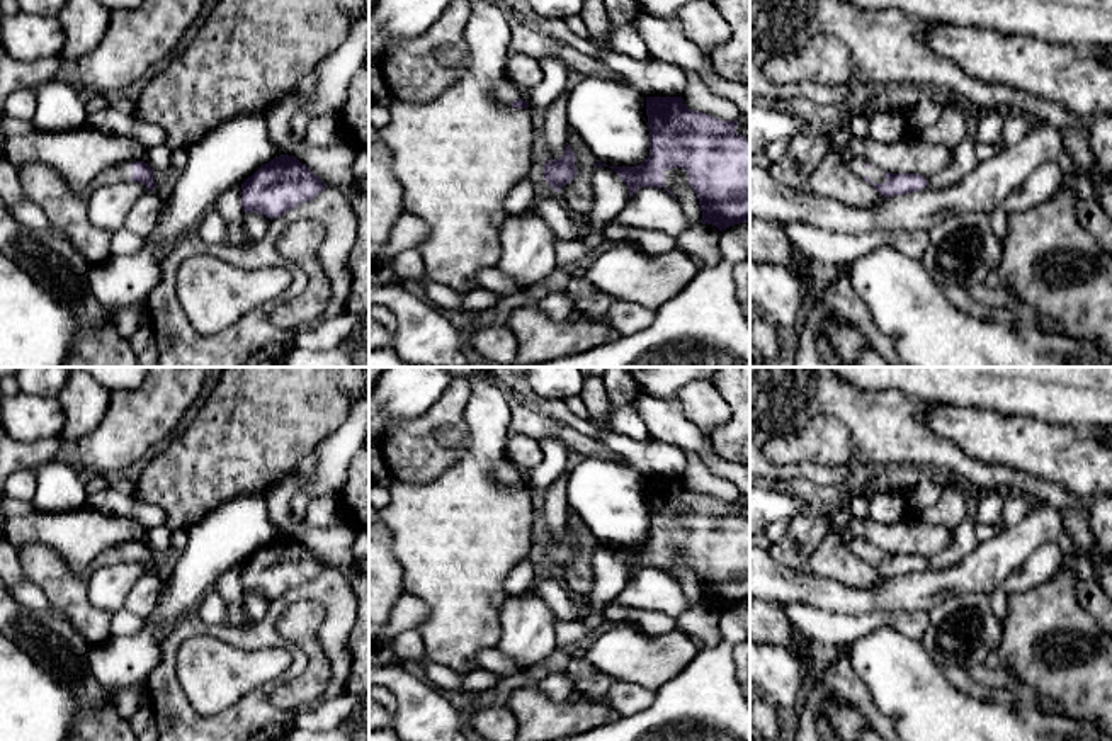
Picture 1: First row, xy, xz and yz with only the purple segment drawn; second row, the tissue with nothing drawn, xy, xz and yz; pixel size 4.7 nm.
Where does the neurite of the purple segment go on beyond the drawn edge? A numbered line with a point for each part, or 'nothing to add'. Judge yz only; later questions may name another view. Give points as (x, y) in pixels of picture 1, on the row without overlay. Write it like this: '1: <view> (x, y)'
1: yz (857, 546)

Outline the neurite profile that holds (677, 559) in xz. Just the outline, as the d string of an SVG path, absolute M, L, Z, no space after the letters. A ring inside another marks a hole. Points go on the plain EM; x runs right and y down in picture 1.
M672 549L665 552L665 566L675 574L690 605L701 603L702 591L694 569L689 564L689 554L684 549Z

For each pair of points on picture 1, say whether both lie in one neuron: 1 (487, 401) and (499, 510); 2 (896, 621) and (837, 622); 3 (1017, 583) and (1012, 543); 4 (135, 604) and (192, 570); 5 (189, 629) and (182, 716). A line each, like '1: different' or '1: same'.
1: same
2: same
3: different
4: different
5: same

